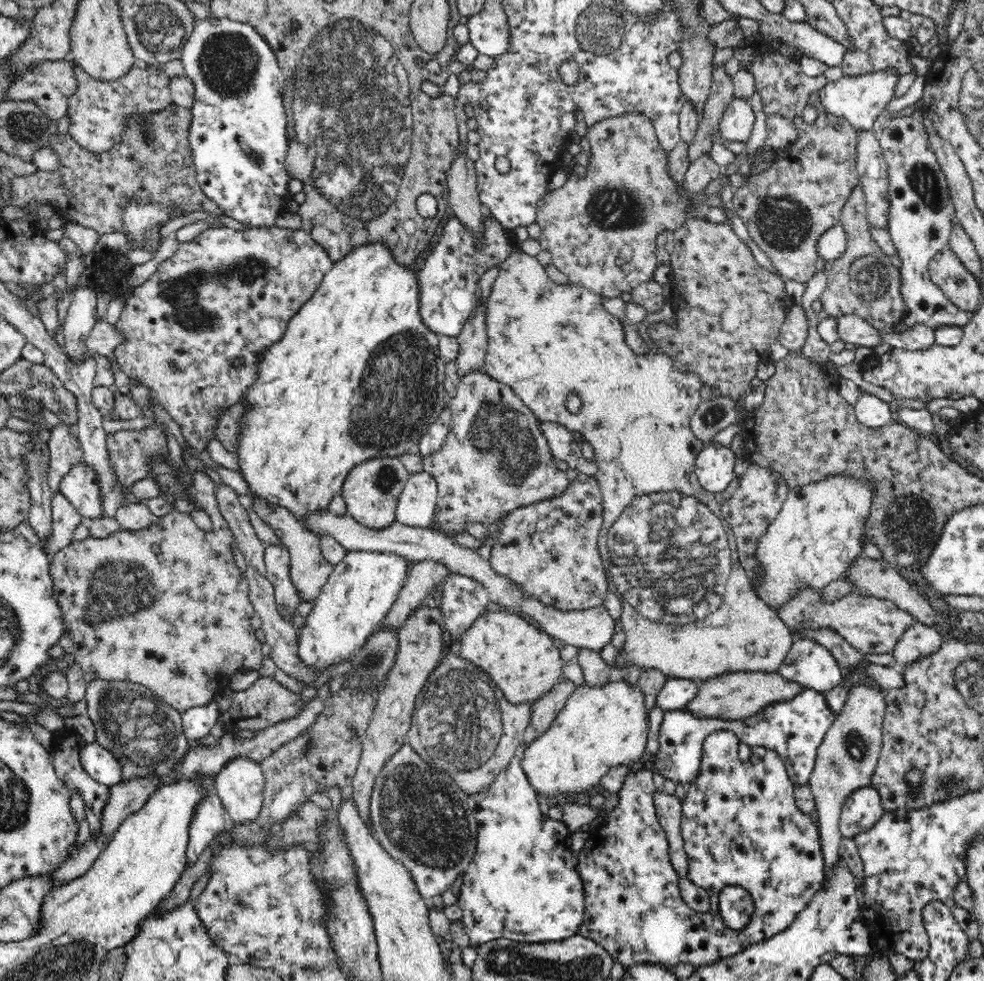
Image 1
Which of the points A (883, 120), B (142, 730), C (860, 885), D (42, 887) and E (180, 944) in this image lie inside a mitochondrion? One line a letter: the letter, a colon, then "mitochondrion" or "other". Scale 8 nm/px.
A: other
B: mitochondrion
C: other
D: other
E: other

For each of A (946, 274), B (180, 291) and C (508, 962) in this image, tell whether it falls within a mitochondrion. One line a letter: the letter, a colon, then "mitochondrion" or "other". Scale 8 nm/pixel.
A: other
B: mitochondrion
C: mitochondrion

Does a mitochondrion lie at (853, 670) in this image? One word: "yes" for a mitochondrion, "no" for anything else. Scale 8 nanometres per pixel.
no

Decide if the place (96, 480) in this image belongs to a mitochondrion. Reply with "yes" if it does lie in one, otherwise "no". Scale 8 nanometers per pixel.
no

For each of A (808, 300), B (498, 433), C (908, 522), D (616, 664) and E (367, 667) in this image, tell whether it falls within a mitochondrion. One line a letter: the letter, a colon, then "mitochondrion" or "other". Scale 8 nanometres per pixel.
A: other
B: mitochondrion
C: mitochondrion
D: other
E: mitochondrion

